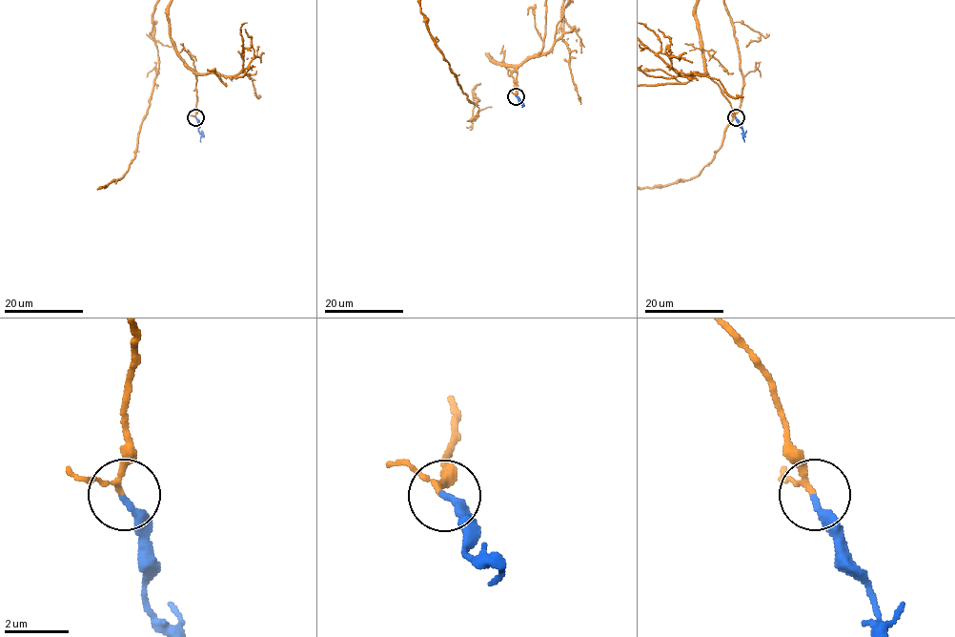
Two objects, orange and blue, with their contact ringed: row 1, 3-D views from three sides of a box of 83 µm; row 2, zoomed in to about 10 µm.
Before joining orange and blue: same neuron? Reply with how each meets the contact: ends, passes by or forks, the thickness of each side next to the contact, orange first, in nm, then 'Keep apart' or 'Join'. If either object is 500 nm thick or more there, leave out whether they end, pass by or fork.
At the ring orange passes by. At the ring blue ends. Thickness 130 nm (orange) against 220 nm. Join

